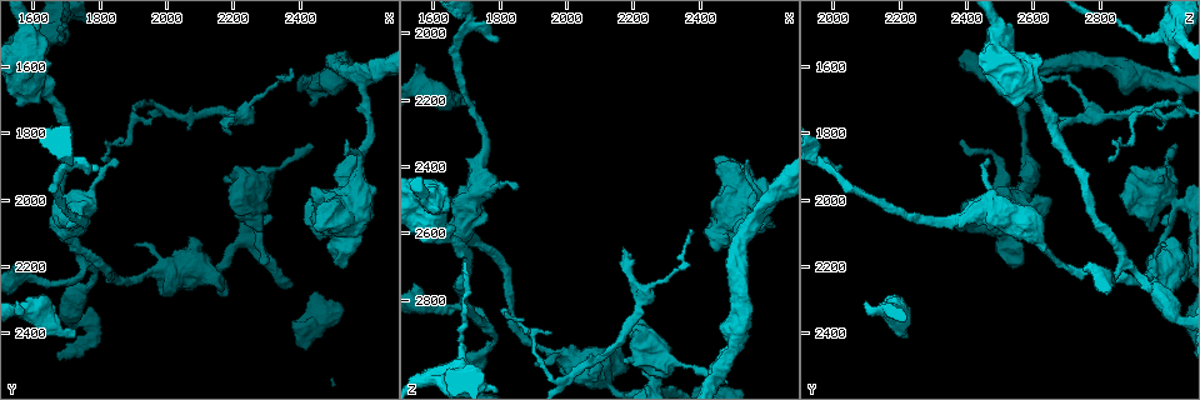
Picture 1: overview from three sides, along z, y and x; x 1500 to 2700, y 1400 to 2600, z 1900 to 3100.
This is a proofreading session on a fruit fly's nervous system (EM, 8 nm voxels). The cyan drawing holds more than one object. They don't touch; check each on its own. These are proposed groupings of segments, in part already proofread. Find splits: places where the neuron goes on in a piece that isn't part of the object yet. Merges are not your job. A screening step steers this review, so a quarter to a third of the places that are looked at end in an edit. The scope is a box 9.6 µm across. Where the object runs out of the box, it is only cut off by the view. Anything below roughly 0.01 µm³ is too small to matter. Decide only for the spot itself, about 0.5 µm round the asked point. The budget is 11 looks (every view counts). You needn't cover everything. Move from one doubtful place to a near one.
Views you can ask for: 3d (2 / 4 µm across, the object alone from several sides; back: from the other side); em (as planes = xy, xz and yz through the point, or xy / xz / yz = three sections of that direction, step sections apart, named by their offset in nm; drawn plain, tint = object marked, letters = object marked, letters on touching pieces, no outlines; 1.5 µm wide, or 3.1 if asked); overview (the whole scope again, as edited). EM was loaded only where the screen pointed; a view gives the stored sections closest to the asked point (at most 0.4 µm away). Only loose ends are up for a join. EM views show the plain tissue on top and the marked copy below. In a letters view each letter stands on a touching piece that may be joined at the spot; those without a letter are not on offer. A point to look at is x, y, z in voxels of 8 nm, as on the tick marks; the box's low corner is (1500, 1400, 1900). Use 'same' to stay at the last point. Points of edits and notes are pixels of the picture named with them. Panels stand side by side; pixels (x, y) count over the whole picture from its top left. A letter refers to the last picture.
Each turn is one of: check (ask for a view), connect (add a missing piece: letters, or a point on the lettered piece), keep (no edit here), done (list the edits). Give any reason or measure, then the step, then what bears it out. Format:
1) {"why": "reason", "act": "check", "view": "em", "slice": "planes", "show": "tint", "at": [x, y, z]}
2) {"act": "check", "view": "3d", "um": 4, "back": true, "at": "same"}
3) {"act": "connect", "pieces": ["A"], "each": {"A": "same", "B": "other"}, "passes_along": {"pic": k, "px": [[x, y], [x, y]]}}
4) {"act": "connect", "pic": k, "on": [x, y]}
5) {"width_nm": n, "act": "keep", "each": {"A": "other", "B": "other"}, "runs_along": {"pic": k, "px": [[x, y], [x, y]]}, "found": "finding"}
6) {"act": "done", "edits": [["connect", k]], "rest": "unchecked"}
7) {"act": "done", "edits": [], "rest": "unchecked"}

{"why": "stops while still wide", "act": "check", "view": "3d", "um": 4, "at": [1730, 2420, 2230]}

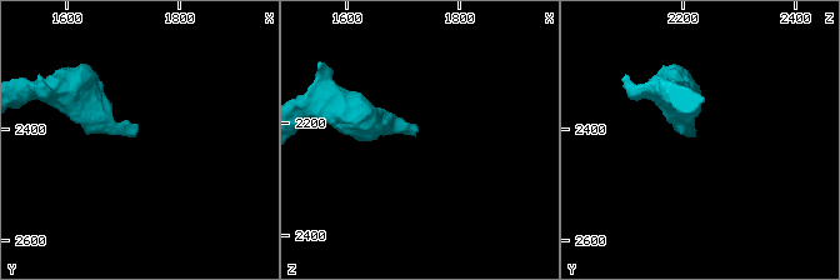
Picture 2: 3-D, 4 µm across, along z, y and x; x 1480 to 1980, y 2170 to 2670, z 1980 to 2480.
{"act": "check", "view": "em", "slice": "planes", "show": "letters", "at": [1725, 2415, 2220]}

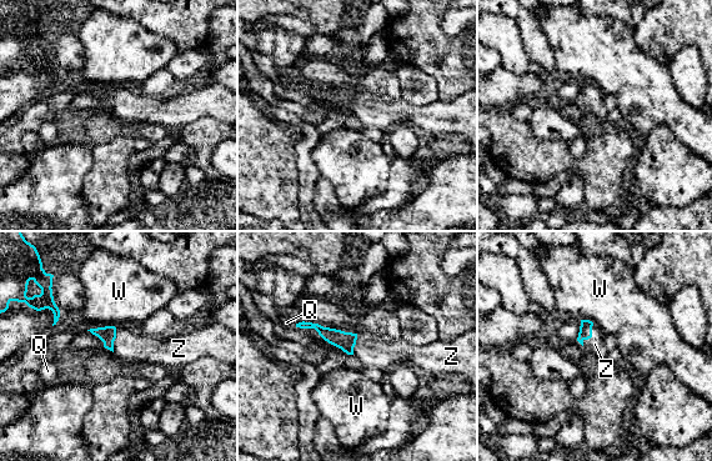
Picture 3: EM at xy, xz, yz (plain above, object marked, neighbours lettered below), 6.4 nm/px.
{"act": "connect", "pieces": ["Z"], "each": {"Q": "other", "W": "other", "Z": "same"}, "passes_along": {"pic": 3, "px": [[585, 332], [591, 335], [595, 344]]}, "found": "it goes on there"}

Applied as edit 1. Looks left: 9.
{"act": "check", "view": "3d", "um": 4, "at": [1790, 1900, 2020]}

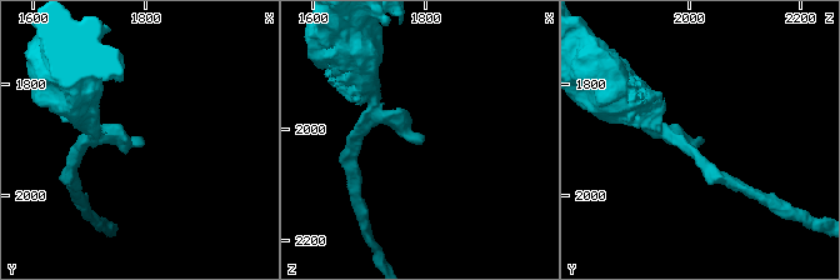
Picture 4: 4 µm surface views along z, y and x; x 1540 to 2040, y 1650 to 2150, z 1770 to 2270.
{"why": "need the tissue", "act": "check", "view": "em", "slice": "xz", "step": 4, "show": "tint", "at": [1795, 1895, 2025]}

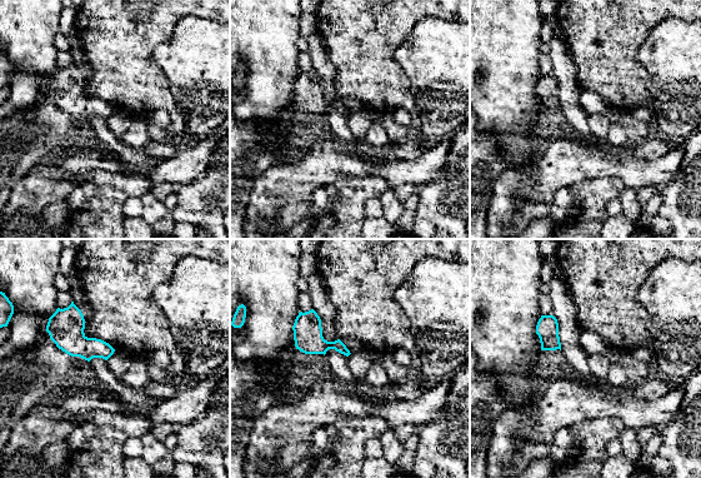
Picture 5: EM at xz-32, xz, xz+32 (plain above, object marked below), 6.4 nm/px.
{"act": "check", "view": "em", "slice": "xy", "step": 8, "show": "letters", "at": "same"}

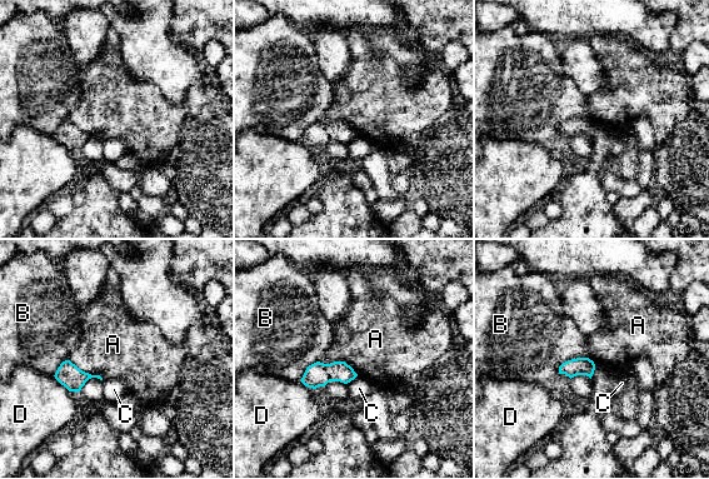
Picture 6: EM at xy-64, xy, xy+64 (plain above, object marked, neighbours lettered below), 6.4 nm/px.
{"longest_contact_nm": ["A", 280], "act": "keep", "each": {"A": "other", "B": "other", "C": "other", "D": "other"}, "border": {"pic": 6, "px": [[588, 357], [565, 360], [558, 373]]}, "found": "no lettered piece goes on from it"}

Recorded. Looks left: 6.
{"why": "thin end", "act": "check", "view": "3d", "um": 4, "at": [1810, 1890, 2820]}

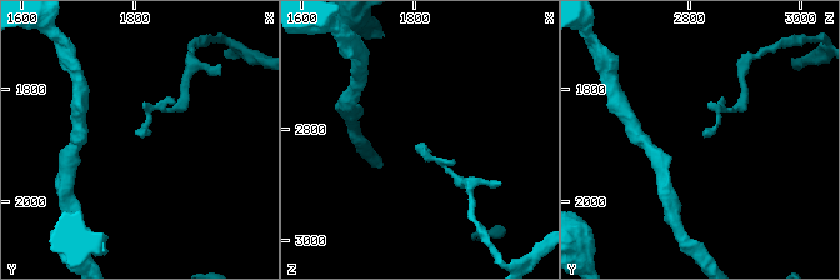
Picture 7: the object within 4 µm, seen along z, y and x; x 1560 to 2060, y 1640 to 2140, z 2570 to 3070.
{"act": "check", "view": "em", "slice": "xz", "step": 4, "show": "letters", "at": [1815, 1885, 2825]}

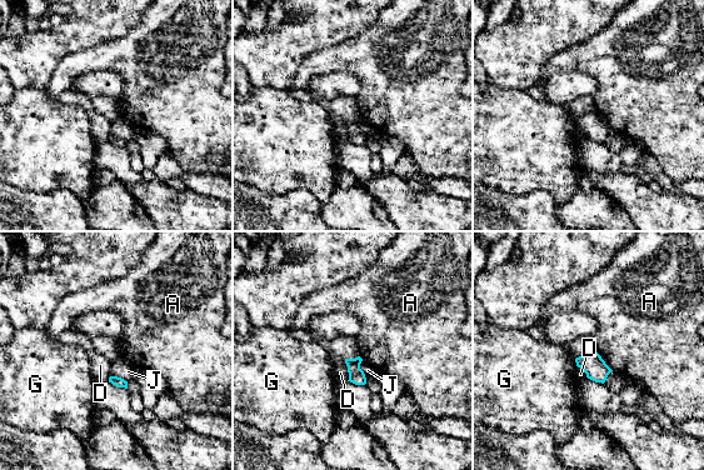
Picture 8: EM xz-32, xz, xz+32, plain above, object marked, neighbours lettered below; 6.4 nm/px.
{"act": "check", "view": "em", "slice": "planes", "show": "letters", "at": "same"}

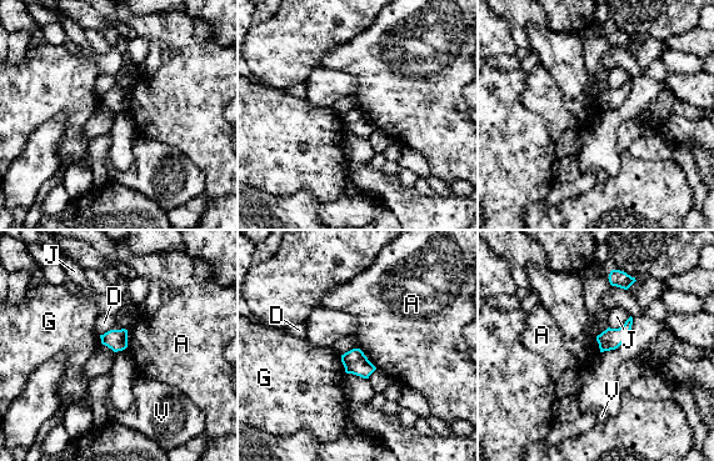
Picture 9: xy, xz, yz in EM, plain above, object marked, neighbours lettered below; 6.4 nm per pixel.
{"width_nm": 140, "act": "keep", "each": {"A": "other", "D": "other", "G": "other", "J": "other", "V": "other"}, "found": "none of them fits"}

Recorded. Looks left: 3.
{"act": "check", "view": "3d", "um": 2, "at": [2170, 1780, 2650]}

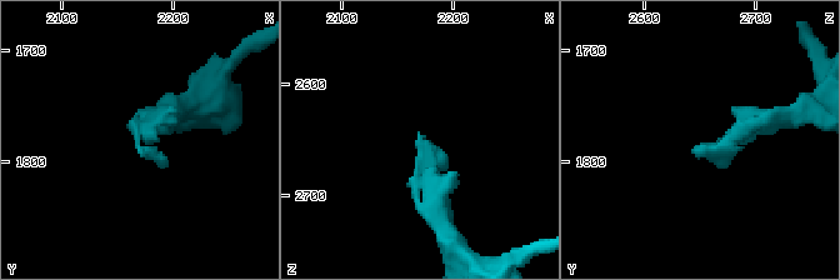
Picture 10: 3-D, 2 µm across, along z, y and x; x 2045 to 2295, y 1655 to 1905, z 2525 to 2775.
{"act": "check", "view": "em", "slice": "planes", "show": "letters", "at": [2170, 1788, 2648]}

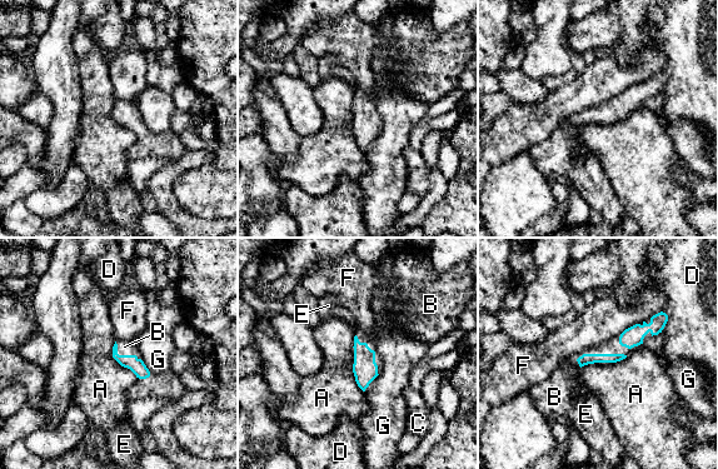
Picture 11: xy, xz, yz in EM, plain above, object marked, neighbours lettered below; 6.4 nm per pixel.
{"longest_contact_nm": ["A", 380], "act": "connect", "pieces": ["B"], "each": {"A": "other", "B": "same", "C": "other", "D": "other", "E": "other", "F": "other", "G": "other"}, "found": "the neuron continues"}

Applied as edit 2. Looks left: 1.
{"act": "done", "edits": [["connect", 3], ["connect", 11]], "rest": "unchecked"}

